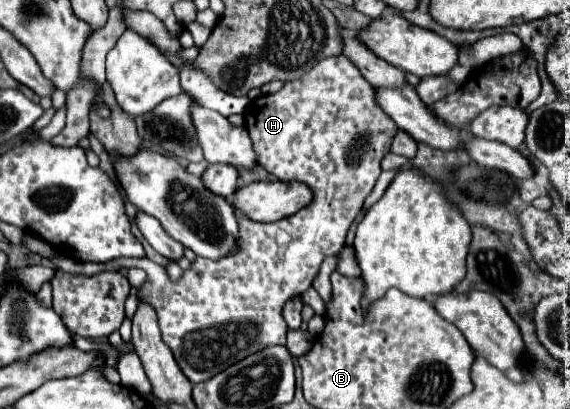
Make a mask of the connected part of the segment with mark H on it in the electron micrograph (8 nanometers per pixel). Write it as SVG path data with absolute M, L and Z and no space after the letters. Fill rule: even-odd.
M337 55L319 61L305 77L287 81L285 87L273 95L261 95L249 103L245 111L245 129L253 139L253 149L259 157L263 169L273 173L279 181L301 181L313 191L313 199L307 207L295 215L275 221L275 223L255 223L239 215L241 243L239 251L231 257L211 261L197 257L189 271L177 283L167 279L161 265L143 259L123 257L119 261L107 263L85 263L69 257L51 257L55 267L73 275L97 275L101 271L119 271L125 267L141 267L147 271L147 283L139 287L139 299L155 307L161 327L161 337L165 345L173 351L175 361L191 383L207 381L231 367L233 363L261 351L267 345L285 343L287 323L281 317L281 307L287 299L305 293L319 273L319 265L325 257L337 255L345 245L345 235L363 207L365 197L373 191L373 185L381 173L381 159L389 153L391 141L399 127L375 101L375 89L369 81L347 61L347 57Z

